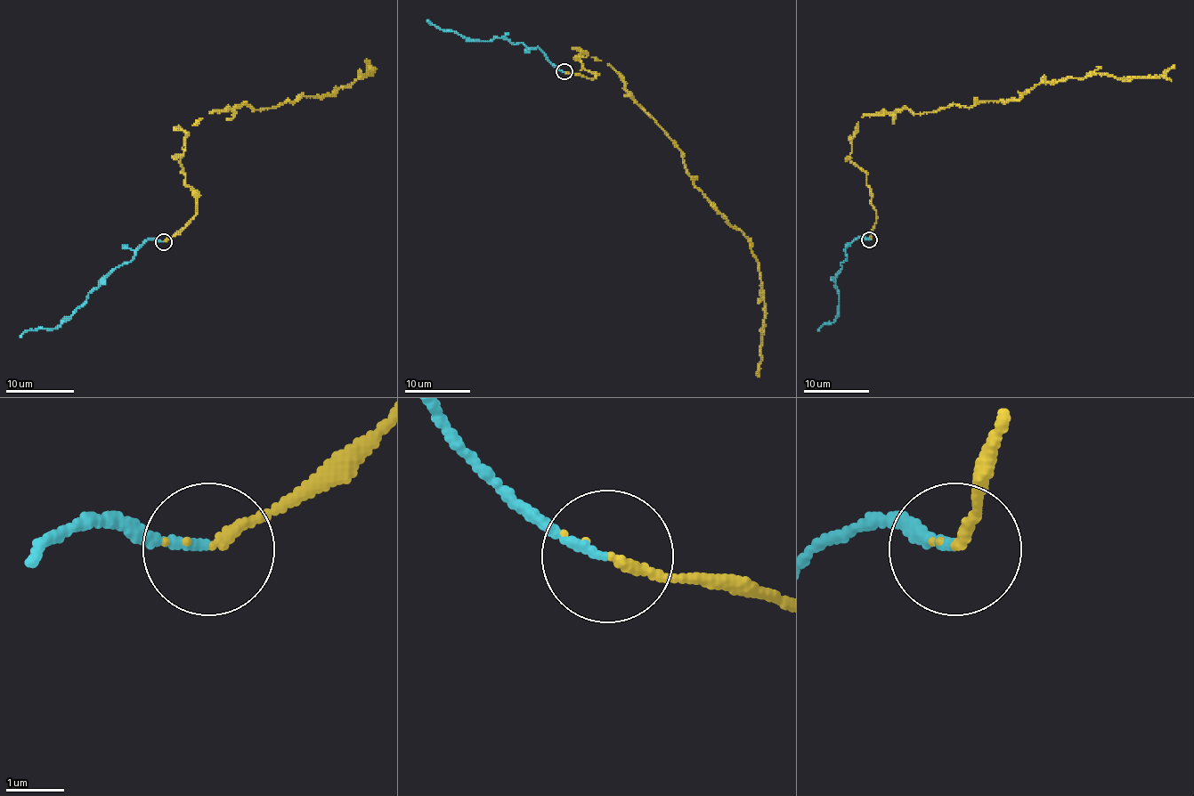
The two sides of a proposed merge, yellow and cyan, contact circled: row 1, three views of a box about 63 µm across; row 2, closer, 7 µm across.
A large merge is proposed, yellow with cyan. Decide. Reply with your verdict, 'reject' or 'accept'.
accept

